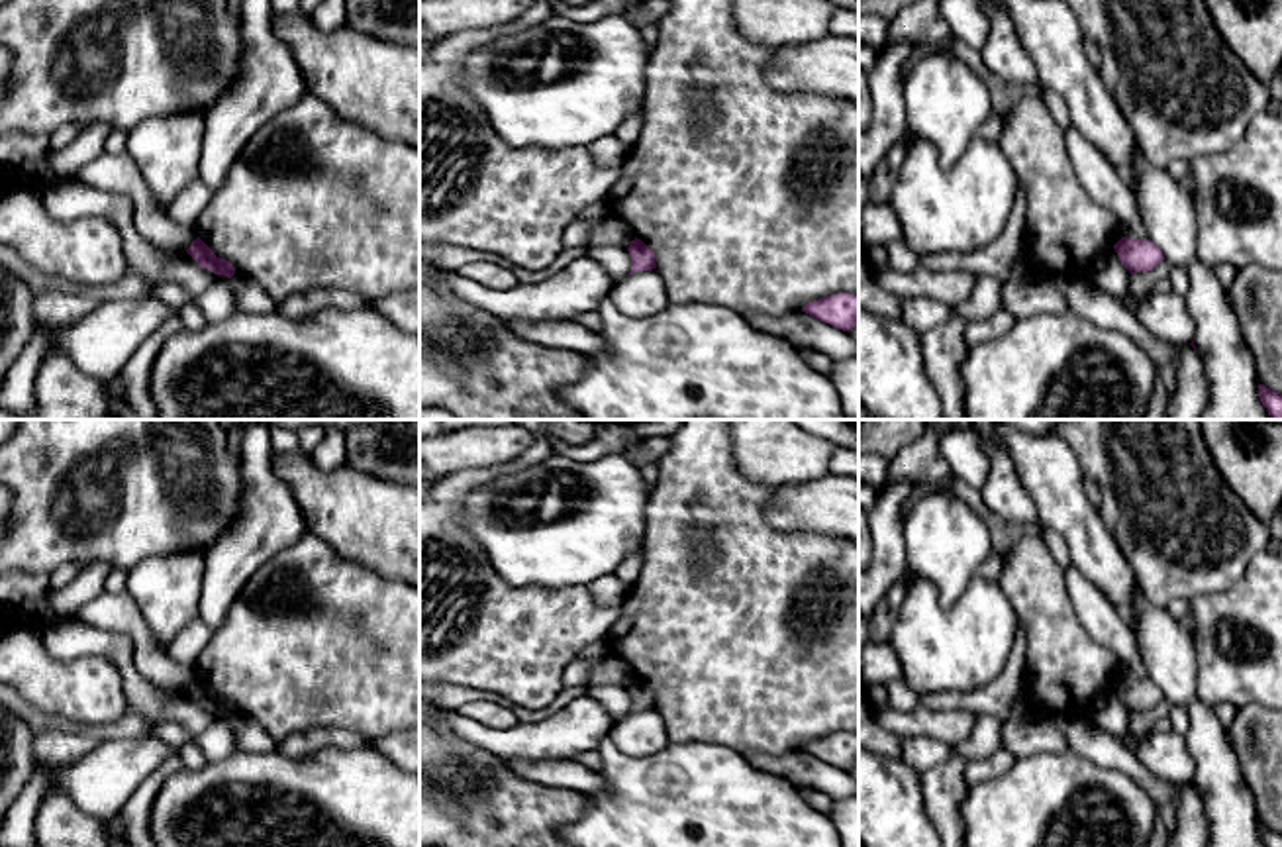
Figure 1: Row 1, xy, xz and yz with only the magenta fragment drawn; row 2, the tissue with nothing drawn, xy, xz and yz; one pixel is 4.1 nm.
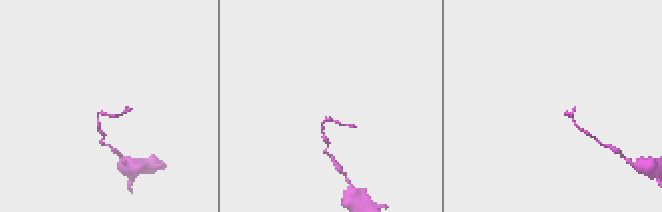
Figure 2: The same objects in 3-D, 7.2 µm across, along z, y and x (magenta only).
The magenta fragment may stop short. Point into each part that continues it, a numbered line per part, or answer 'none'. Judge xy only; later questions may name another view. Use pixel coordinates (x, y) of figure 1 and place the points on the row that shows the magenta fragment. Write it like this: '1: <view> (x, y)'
none

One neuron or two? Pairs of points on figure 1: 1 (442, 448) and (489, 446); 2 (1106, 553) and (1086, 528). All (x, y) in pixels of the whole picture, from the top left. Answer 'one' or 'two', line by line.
1: one
2: one

